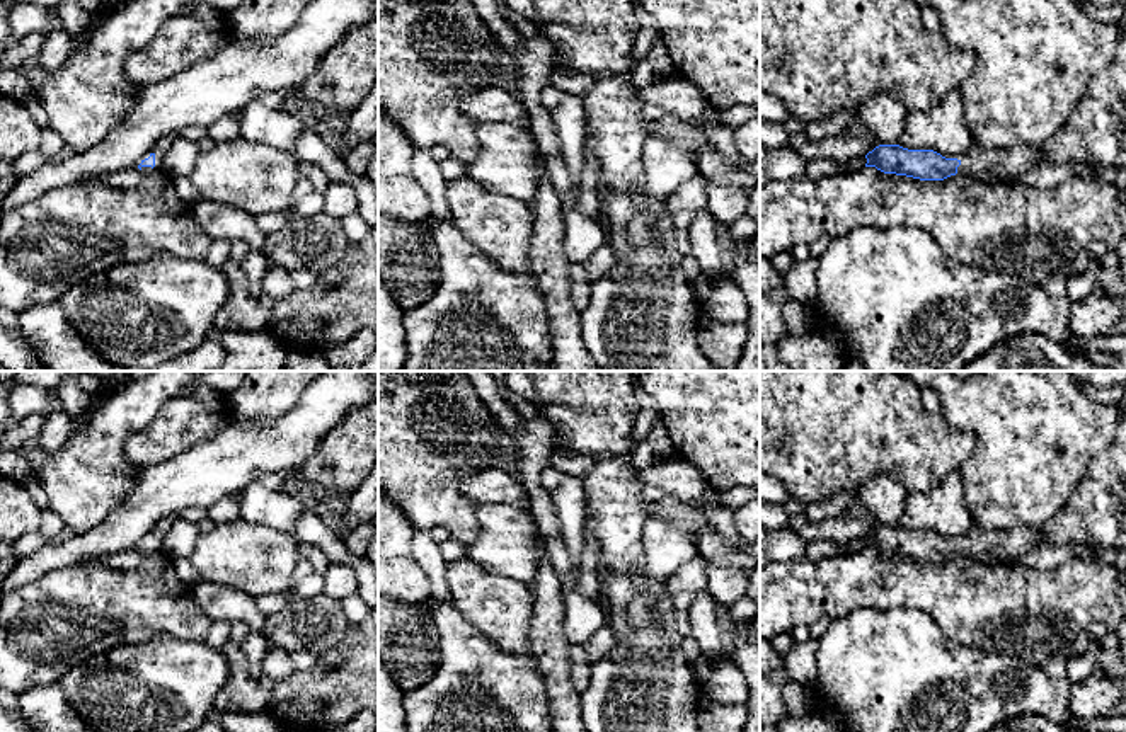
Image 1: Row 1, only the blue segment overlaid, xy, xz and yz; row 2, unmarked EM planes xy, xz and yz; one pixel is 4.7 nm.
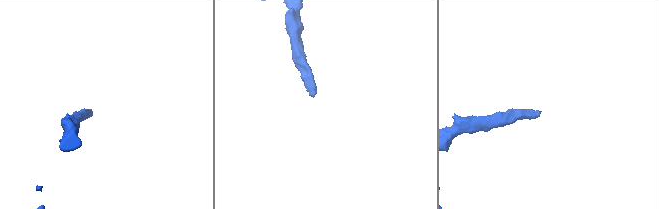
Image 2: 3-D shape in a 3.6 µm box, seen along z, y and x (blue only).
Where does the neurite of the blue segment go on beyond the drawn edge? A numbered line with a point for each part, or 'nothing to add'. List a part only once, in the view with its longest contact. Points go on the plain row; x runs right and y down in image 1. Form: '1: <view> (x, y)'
1: xy (160, 530)

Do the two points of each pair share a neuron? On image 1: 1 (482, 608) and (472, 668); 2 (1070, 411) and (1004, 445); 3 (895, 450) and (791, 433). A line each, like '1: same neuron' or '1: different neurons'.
1: different neurons
2: same neuron
3: same neuron

